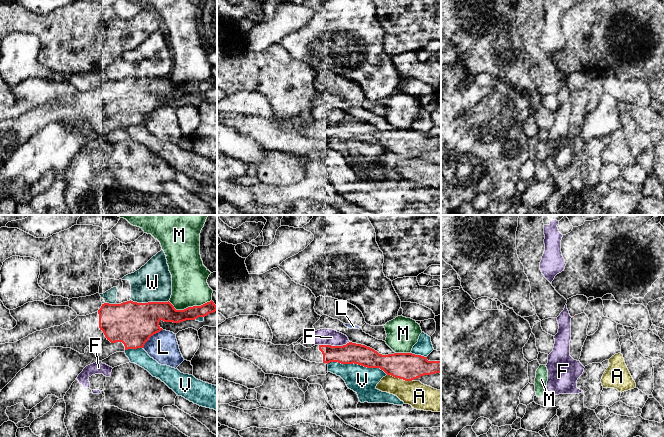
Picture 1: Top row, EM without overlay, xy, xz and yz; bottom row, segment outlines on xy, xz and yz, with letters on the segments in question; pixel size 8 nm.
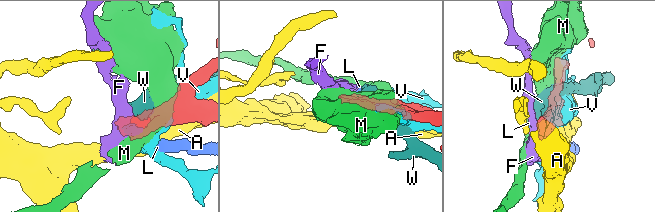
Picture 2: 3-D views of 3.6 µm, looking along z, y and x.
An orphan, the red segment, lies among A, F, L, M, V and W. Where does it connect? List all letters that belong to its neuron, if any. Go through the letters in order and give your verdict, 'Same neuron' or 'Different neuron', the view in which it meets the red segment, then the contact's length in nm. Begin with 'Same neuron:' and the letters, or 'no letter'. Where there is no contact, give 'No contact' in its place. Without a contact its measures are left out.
Same neuron: no letter
A: Different neuron. Touches red in xz. Shared border 220 nm
F: Different neuron. Touches red in xz. Shared border 260 nm
L: Different neuron. Touches red in xy. Shared border 220 nm
M: Different neuron. Touches red in xy. Shared border 360 nm
V: Different neuron. Touches red in xz. Shared border 500 nm
W: Different neuron. Touches red in xy. Shared border 320 nm

